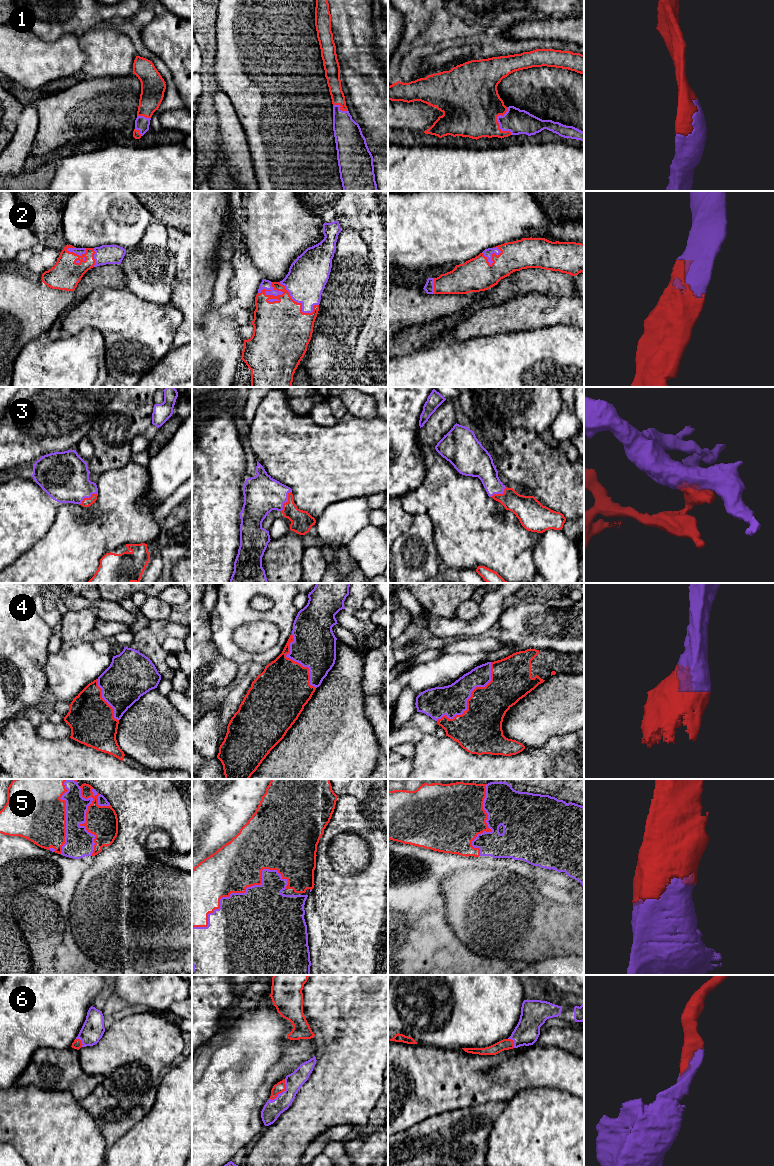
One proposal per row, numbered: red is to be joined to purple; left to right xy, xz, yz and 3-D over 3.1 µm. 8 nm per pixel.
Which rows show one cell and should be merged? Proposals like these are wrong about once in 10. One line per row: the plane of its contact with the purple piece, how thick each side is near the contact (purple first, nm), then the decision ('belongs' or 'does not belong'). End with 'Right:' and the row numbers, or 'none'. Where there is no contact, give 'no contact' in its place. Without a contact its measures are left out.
1: meets purple in yz; 200 nm thick on the purple side, 440 nm on the other; belongs
2: meets purple in xz; 320 nm thick on the purple side, 440 nm on the other; belongs
3: meets purple in xz; 300 nm thick on the purple side, 180 nm on the other; belongs
4: meets purple in yz; 240 nm thick on the purple side, 340 nm on the other; belongs
5: meets purple in xz; 500 nm thick on the purple side, 400 nm on the other; belongs
6: meets purple in xz; 150 nm thick on the purple side, 90 nm on the other; belongs
Right: 1, 2, 3, 4, 5, 6

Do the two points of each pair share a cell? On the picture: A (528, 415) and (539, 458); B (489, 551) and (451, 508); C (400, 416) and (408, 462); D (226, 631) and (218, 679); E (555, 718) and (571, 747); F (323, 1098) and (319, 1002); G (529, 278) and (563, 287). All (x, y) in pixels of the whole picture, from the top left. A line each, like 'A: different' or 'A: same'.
A: different
B: same
C: same
D: different
E: different
F: same
G: same

